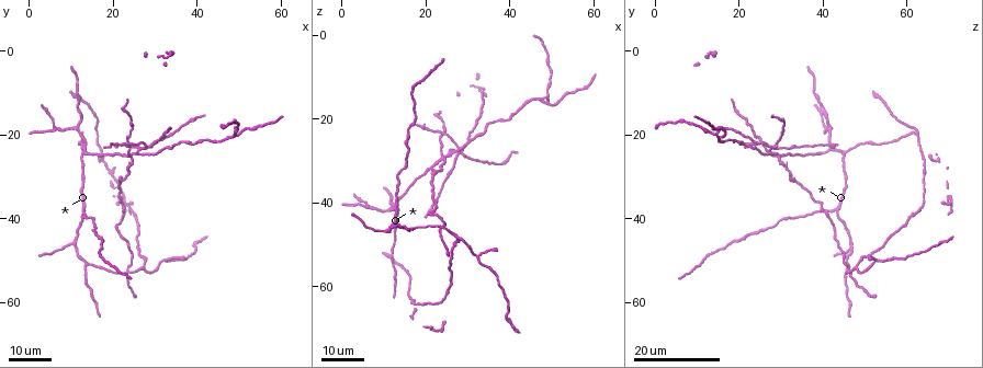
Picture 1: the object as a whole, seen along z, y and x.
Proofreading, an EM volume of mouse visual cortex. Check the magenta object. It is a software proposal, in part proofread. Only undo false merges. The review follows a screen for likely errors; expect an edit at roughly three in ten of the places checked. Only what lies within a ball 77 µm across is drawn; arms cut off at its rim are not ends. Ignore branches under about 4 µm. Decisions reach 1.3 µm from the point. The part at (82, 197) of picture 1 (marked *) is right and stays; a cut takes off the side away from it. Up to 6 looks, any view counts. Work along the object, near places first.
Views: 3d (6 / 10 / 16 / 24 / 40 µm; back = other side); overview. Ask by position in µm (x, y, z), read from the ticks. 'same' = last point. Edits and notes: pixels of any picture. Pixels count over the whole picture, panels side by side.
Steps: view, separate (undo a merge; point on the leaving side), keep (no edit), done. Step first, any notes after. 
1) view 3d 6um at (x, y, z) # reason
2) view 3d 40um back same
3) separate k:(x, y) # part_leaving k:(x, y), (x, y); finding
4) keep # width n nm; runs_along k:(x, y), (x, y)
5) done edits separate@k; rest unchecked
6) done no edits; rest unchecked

view 3d 16um at (10.5, 18.0, 41.5) # three arms meet

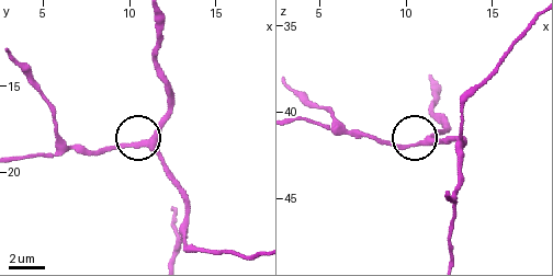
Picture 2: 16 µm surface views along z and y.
view 3d 6um at (11.2, 18.2, 41.7)

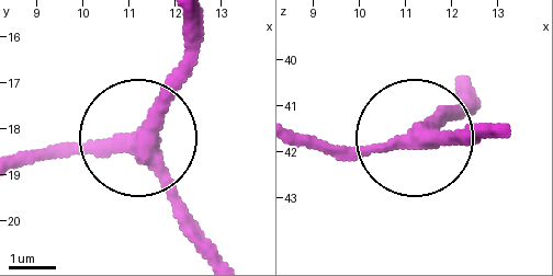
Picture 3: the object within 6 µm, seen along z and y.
view 3d 6um back at (11.15, 18.30, 41.75) # other side

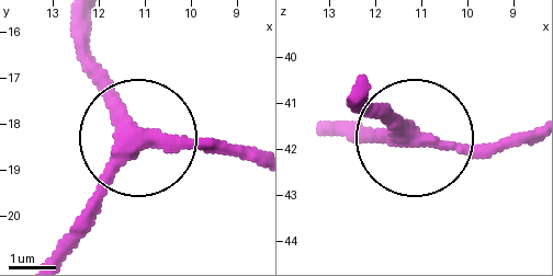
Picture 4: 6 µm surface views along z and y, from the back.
keep # width 330 nm; runs_along 4:(54, 250), (133, 136), (247, 144); one cell here

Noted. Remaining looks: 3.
view 3d 16um at (28.0, 23.0, 28.0) # looks like a crossing

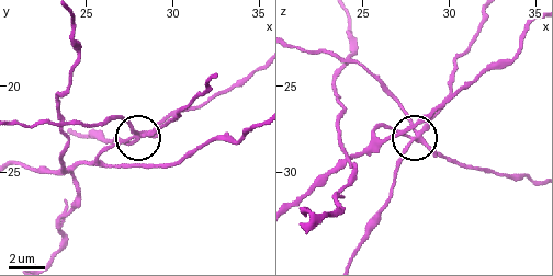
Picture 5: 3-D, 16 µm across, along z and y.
view 3d 6um at (27.8, 23.2, 28.3) # closer look

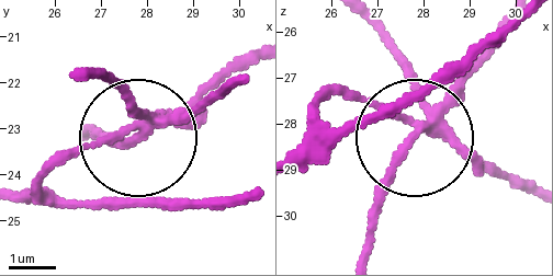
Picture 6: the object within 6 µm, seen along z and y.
separate 6:(127, 104) # arms 5; part_leaving 6:(427, 129), (380, 208), (368, 255); a second cell is stuck on

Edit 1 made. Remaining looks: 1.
done edits separate@6; rest unchecked

